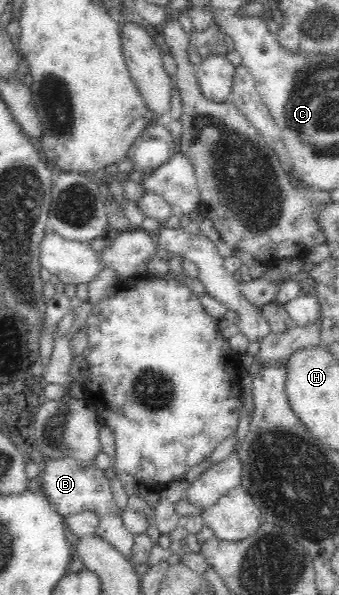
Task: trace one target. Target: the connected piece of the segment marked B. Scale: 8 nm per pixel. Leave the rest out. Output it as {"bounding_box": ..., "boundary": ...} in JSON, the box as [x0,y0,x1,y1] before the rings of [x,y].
{"bounding_box":[39,459,134,559],"boundary":[[[61,459],[50,461],[44,472],[39,475],[40,487],[44,490],[43,494],[49,499],[50,503],[56,507],[60,515],[67,517],[68,515],[92,510],[98,512],[100,518],[99,528],[95,534],[103,536],[107,542],[110,542],[124,553],[129,559],[132,550],[134,535],[124,527],[122,512],[116,506],[110,490],[110,480],[104,476],[103,469],[89,467],[88,469],[80,469],[78,464],[72,459]]]}

